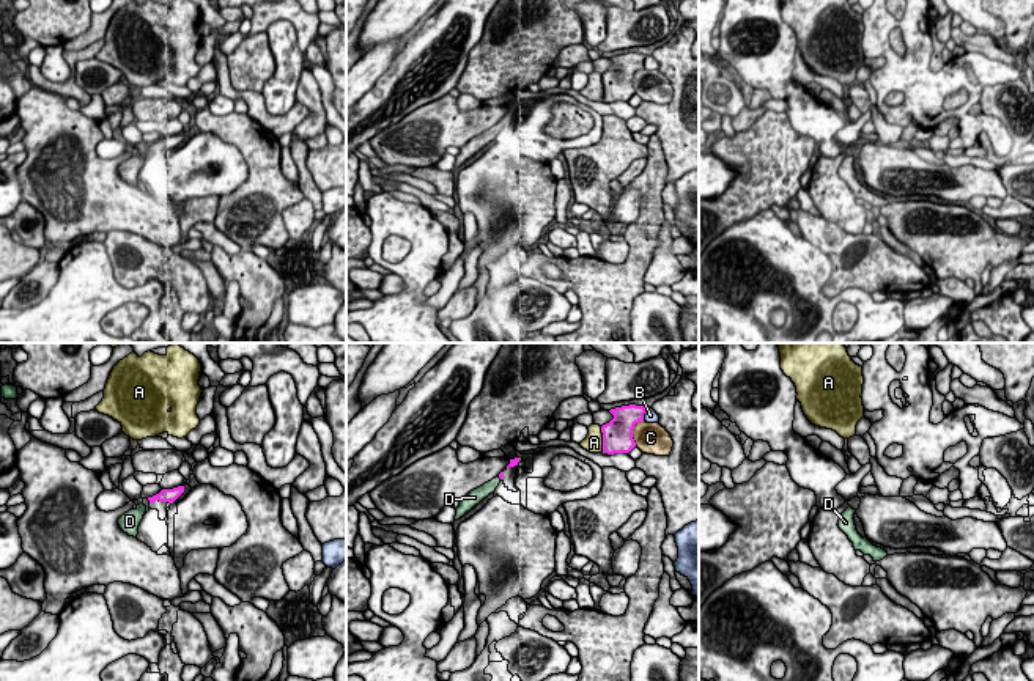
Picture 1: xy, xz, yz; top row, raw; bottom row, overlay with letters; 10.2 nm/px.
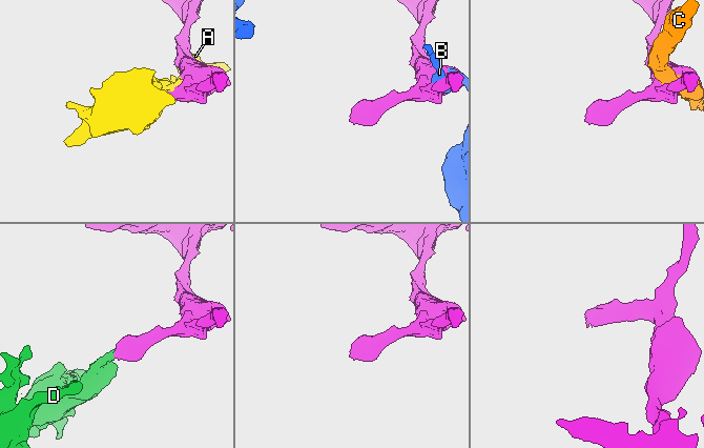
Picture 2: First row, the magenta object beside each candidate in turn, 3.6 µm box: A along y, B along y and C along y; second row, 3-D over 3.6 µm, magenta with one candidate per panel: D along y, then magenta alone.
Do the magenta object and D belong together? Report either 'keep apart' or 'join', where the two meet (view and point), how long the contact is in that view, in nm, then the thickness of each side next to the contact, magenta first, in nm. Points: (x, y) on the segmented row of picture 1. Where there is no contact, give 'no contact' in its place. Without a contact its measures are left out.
join; meets magenta in xz at (499, 477); contact 60 nm long; 60 nm thick on the magenta side, 130 nm on the other

